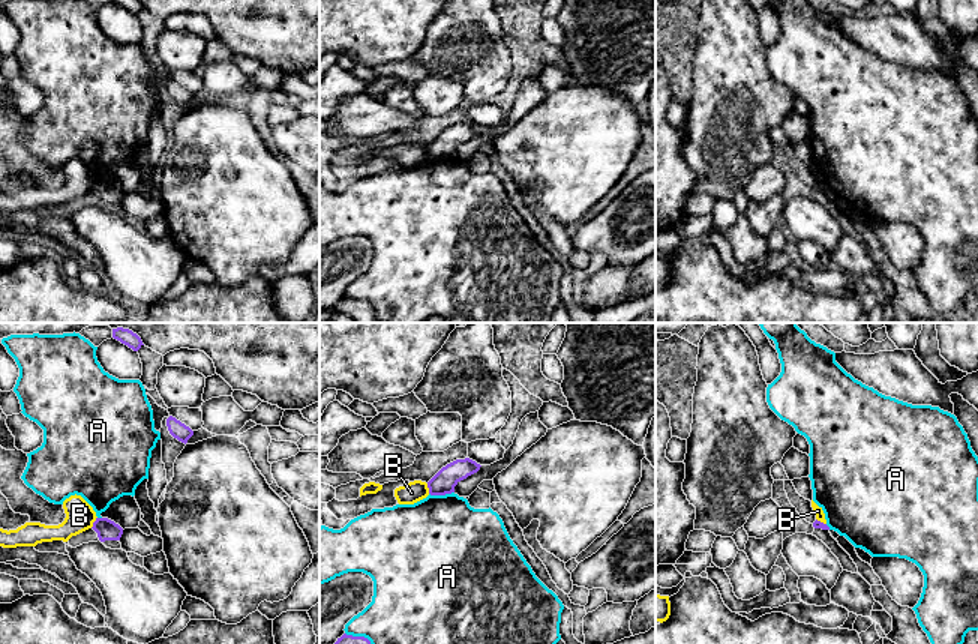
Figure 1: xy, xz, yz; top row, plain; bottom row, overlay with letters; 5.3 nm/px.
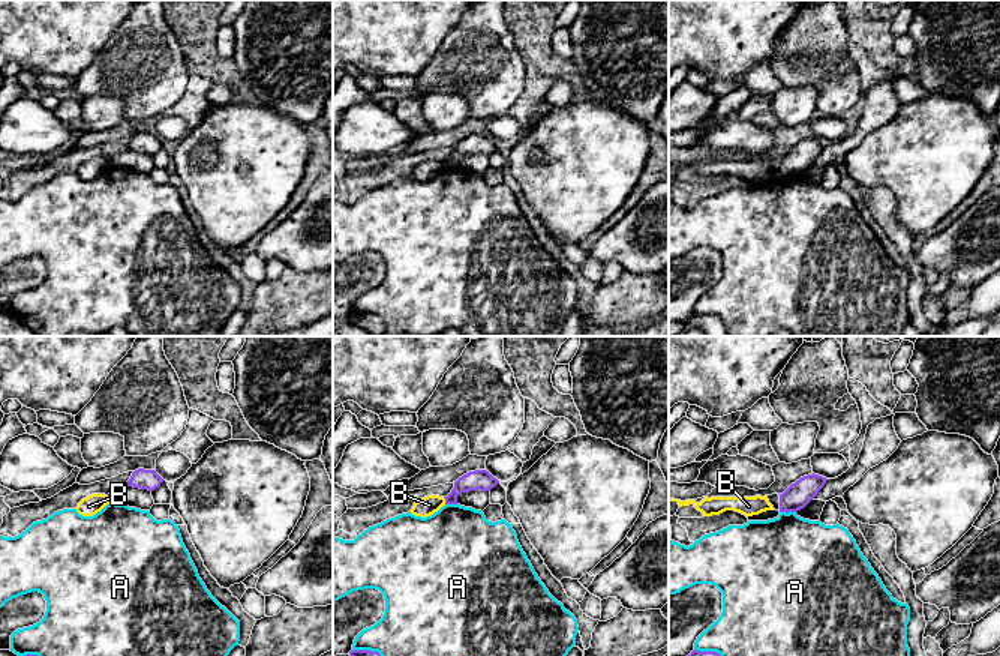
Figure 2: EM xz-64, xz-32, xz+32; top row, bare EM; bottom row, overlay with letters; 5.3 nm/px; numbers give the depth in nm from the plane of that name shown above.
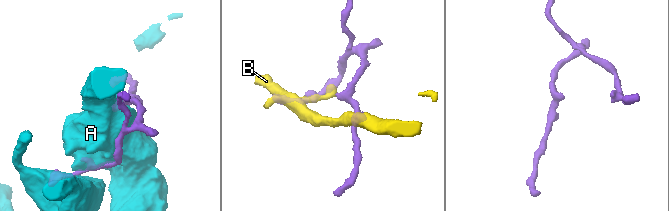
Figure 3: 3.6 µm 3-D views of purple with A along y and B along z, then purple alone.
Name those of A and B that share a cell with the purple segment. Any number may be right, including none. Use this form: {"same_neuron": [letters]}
{"same_neuron": []}

